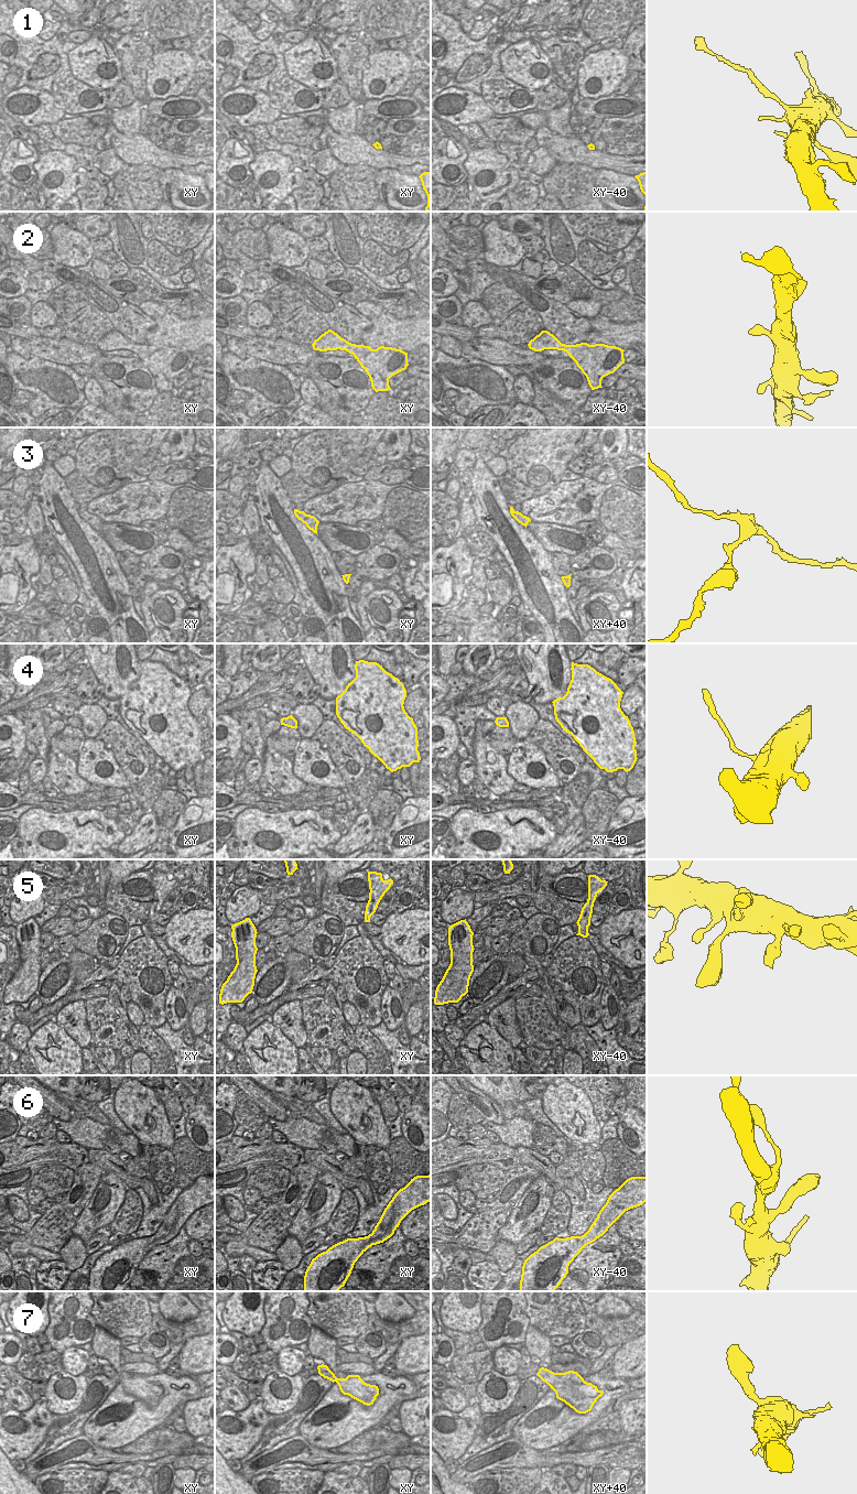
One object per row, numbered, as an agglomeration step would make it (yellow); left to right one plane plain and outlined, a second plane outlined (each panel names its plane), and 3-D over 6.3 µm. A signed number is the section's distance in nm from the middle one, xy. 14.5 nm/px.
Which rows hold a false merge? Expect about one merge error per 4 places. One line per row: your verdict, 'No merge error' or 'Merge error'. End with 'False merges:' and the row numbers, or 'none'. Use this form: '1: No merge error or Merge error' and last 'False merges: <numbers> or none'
1: Merge error
2: No merge error
3: No merge error
4: Merge error
5: No merge error
6: No merge error
7: No merge error
False merges: 1, 4.

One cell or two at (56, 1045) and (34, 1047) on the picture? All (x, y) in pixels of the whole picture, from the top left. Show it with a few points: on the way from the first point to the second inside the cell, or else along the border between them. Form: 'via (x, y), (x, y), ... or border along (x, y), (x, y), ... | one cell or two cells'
via (51, 1047), (40, 1047) | one cell

